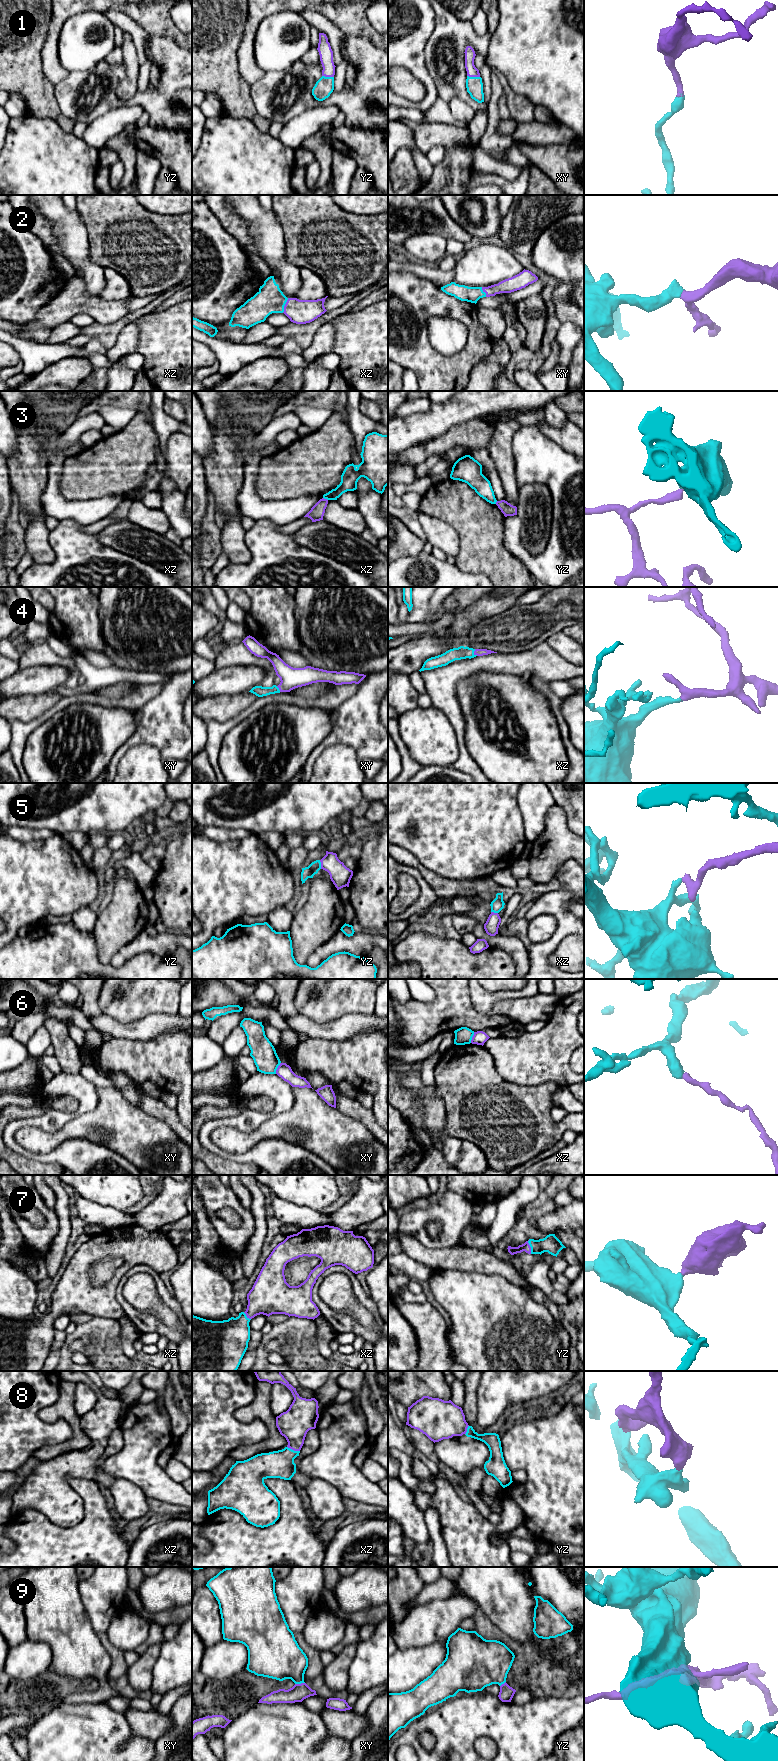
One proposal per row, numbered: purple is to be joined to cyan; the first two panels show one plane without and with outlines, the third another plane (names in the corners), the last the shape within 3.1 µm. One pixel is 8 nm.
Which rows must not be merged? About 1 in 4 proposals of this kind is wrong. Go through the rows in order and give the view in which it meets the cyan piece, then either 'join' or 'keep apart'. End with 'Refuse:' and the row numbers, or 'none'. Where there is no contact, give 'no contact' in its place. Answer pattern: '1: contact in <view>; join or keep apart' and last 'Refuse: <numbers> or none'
1: contact in xy; join
2: contact in xz; join
3: contact in xz; keep apart
4: contact in xz; join
5: contact in yz; join
6: contact in xy; keep apart
7: contact in yz; join
8: contact in xz; join
9: contact in xy; join
Refuse: 3, 6

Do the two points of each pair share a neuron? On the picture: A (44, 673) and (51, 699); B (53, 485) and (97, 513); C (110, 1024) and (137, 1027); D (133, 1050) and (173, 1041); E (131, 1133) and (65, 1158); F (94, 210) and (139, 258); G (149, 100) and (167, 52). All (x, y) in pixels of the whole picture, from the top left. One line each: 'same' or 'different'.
A: different
B: same
C: same
D: same
E: different
F: same
G: same

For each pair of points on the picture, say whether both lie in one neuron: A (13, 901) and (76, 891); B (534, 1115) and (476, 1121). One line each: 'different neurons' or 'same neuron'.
A: same neuron
B: same neuron

